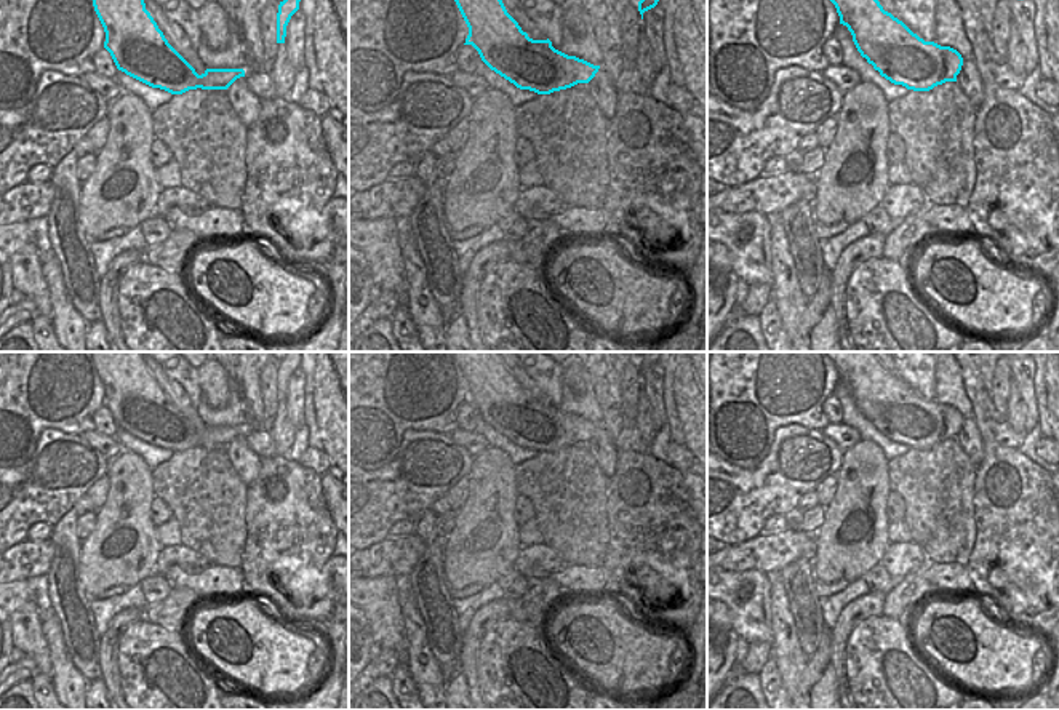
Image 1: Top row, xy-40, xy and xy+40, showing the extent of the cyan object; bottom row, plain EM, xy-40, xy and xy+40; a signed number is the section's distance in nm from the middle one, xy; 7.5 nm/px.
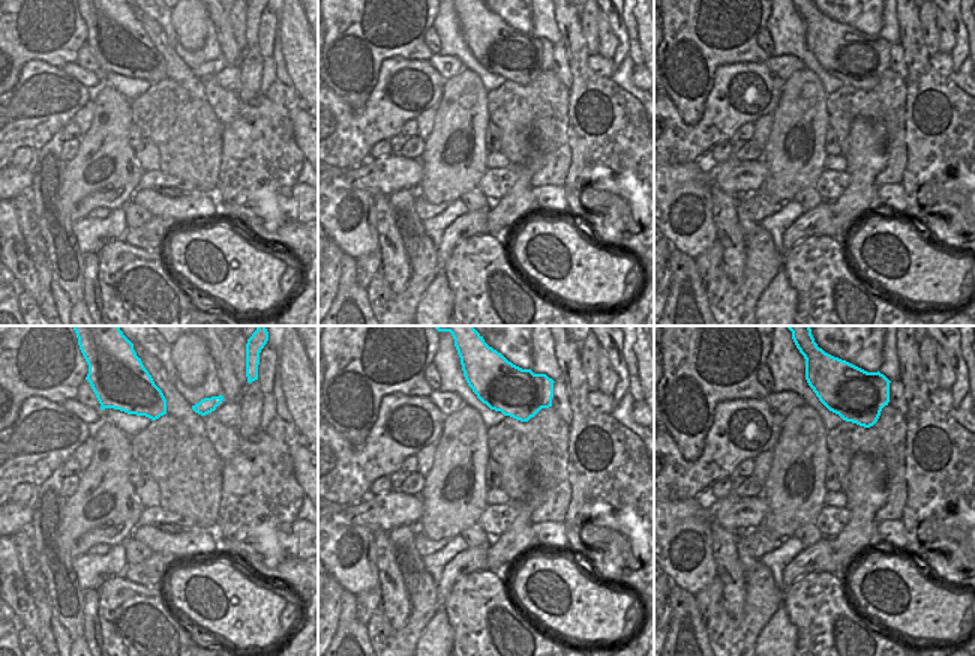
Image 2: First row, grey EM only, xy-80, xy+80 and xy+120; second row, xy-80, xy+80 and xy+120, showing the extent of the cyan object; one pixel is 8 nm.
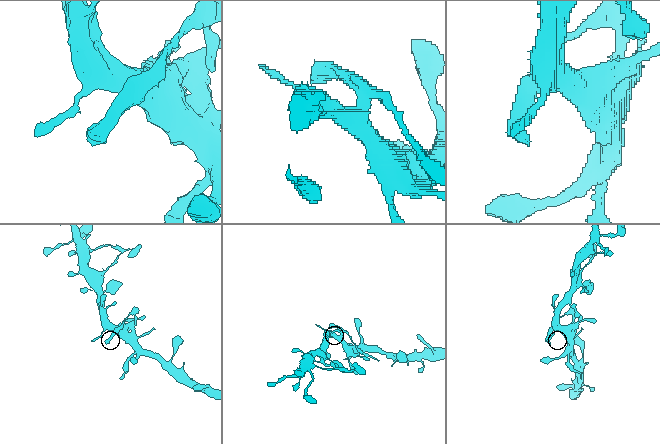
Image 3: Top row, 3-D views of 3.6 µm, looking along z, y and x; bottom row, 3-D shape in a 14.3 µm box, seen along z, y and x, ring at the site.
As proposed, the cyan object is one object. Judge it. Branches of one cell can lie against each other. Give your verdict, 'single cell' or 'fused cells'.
fused cells

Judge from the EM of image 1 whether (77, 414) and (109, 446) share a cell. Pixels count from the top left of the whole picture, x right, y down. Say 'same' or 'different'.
different

